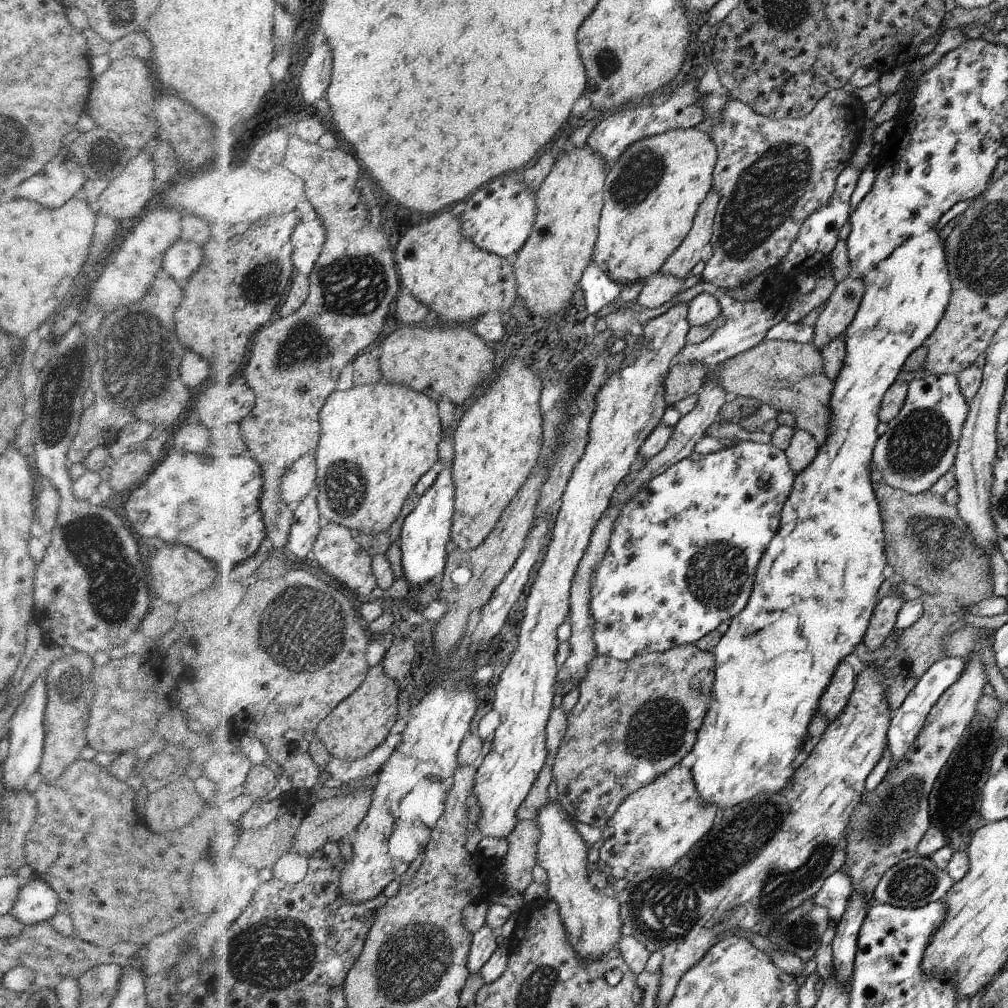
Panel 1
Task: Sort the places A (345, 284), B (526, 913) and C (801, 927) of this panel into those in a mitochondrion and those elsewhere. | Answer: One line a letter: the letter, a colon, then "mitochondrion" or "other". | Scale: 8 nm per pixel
A: mitochondrion
B: other
C: mitochondrion

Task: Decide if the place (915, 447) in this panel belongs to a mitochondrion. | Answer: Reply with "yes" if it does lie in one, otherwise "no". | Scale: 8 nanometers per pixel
yes

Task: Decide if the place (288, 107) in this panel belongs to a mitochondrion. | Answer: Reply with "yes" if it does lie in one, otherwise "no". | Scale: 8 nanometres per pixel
no

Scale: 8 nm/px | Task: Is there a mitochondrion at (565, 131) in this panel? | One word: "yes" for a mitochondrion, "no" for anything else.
no

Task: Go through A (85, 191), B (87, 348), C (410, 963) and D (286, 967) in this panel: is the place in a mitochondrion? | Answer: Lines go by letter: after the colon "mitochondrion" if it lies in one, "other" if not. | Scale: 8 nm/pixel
A: other
B: mitochondrion
C: mitochondrion
D: mitochondrion

